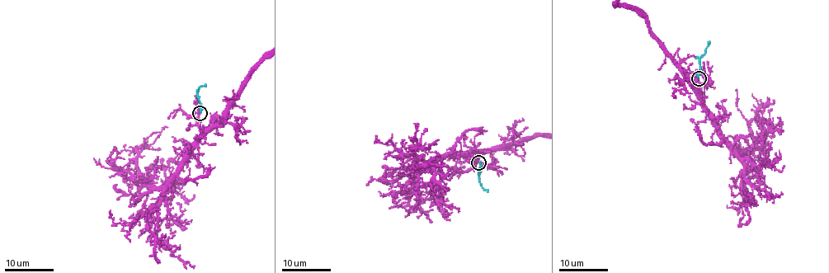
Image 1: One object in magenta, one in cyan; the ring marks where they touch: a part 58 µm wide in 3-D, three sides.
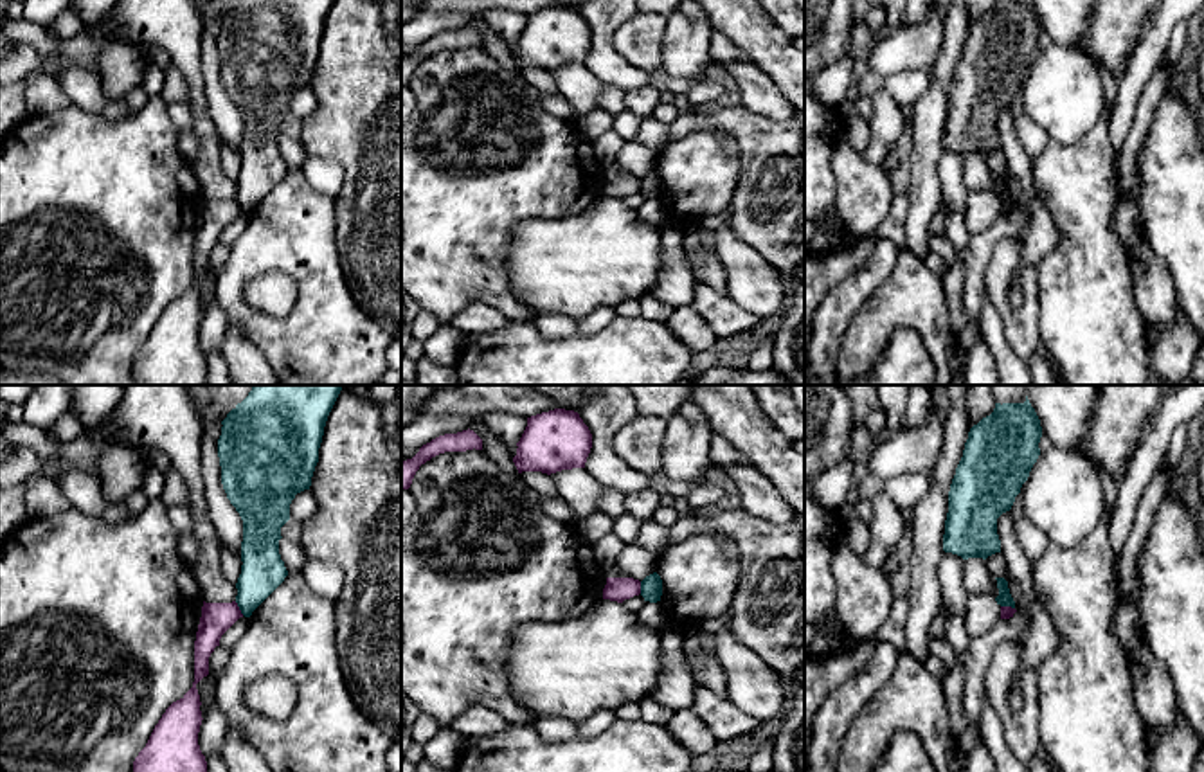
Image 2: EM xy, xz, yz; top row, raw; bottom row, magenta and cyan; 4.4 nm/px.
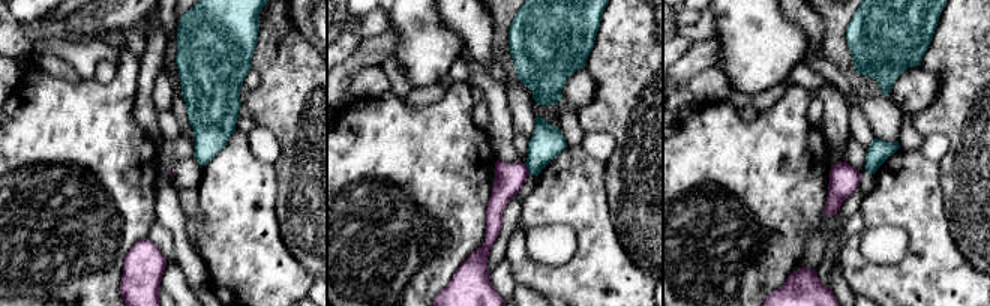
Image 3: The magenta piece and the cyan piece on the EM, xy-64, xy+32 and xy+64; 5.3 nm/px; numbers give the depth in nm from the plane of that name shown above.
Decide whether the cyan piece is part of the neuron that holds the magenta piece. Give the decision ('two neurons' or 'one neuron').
two neurons

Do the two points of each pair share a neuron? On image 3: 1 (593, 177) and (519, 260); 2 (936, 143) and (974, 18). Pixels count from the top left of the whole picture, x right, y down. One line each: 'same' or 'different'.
1: same
2: different

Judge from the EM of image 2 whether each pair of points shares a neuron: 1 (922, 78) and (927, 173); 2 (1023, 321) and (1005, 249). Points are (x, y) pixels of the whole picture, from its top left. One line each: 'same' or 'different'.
1: different
2: same

